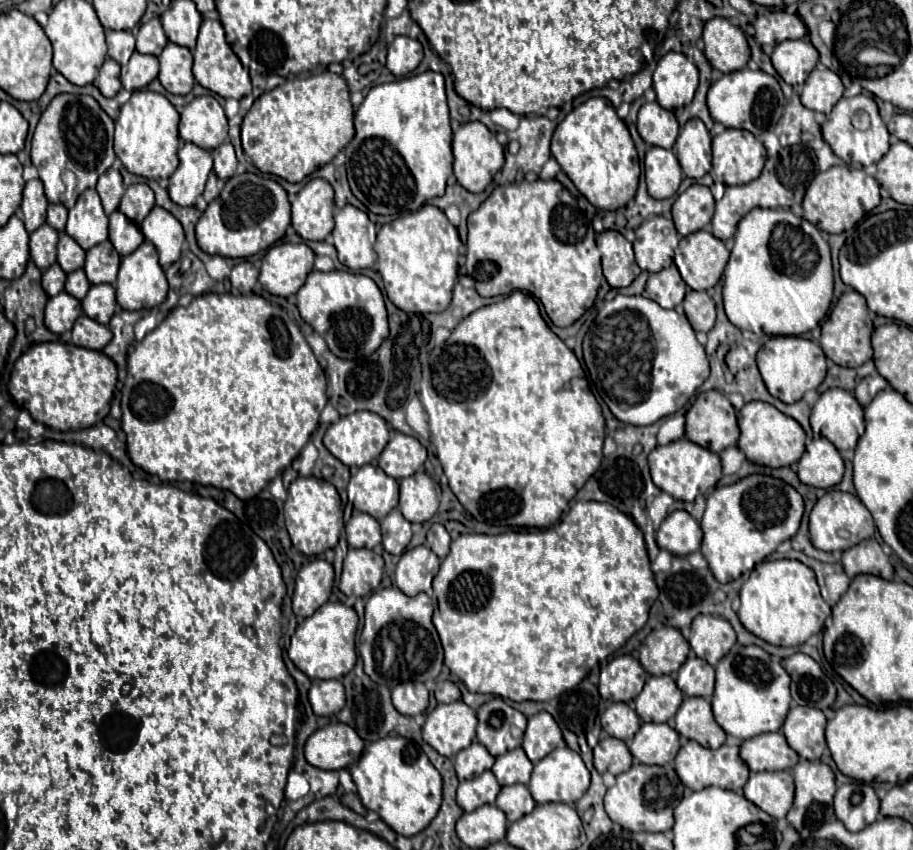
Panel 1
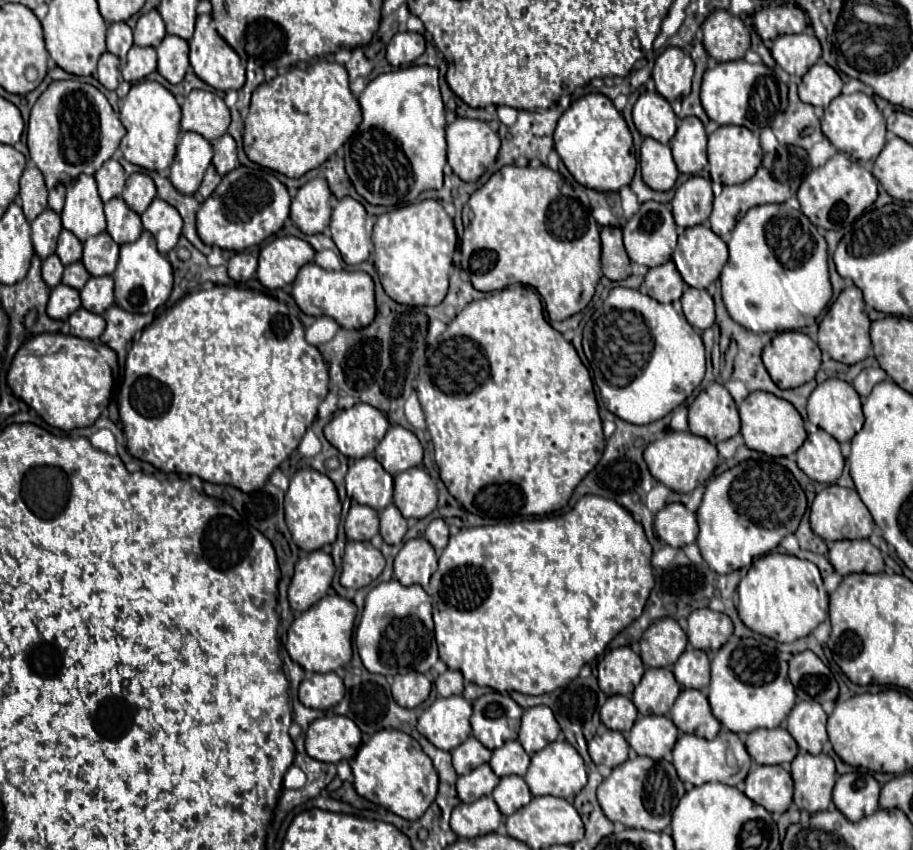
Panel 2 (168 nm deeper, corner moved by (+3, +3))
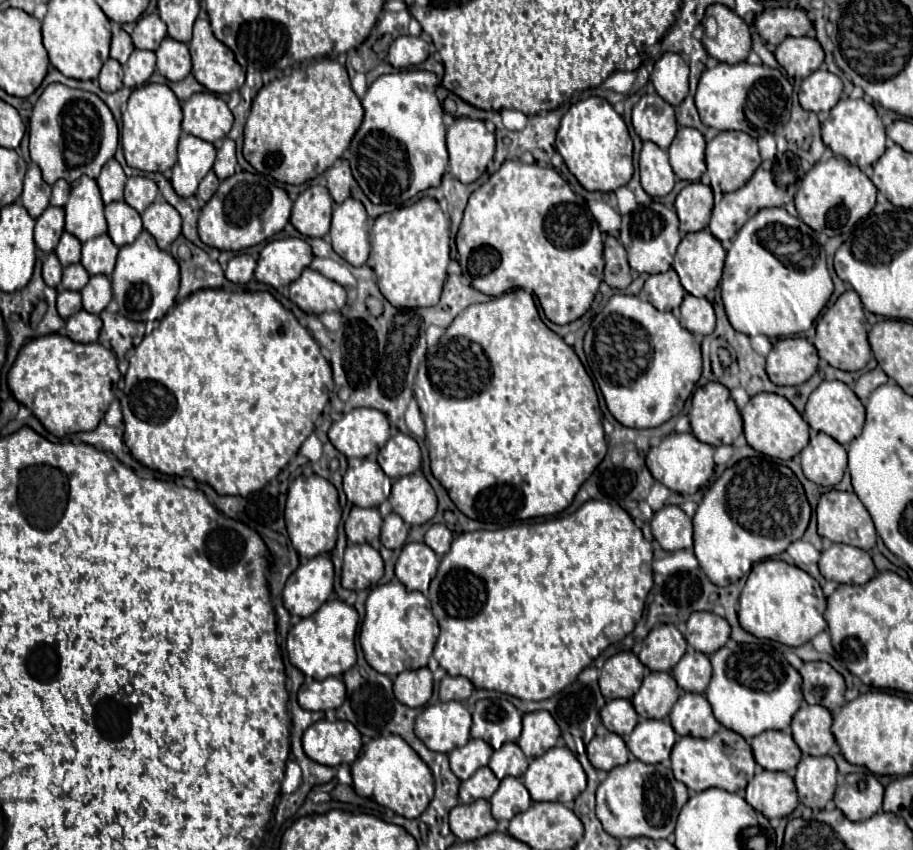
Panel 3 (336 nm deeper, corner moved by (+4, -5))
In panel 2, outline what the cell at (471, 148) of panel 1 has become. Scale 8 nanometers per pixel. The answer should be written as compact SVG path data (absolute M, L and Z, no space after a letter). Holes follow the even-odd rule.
M457 117L447 125L447 161L463 181L477 181L499 153L499 137L489 123Z

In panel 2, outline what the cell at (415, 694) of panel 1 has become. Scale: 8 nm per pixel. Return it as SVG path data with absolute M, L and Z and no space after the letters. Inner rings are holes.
M405 673L395 675L395 681L391 685L393 699L407 709L413 709L421 705L429 693L431 693L431 681L423 673Z

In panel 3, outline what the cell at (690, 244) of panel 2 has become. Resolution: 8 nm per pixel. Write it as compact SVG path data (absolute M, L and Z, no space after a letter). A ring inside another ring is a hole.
M708 229L688 233L674 255L672 268L679 276L682 287L694 297L704 297L716 289L722 277L726 251Z

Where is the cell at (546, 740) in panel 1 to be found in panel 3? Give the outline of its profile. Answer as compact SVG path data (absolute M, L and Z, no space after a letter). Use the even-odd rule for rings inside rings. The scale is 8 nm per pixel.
M534 711L522 717L522 735L518 745L528 759L544 755L556 745L558 737L560 729L548 711Z

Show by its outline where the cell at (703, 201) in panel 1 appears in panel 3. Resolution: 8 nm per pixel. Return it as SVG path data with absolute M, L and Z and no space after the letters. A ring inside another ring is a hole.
M702 183L686 185L674 203L676 215L680 219L680 233L686 235L690 231L702 231L708 227L712 213L712 189Z

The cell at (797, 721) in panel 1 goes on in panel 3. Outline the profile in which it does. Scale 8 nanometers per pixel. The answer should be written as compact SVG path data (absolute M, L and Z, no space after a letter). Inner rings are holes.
M802 700L798 713L792 719L792 737L802 753L806 755L826 755L836 743L832 733L832 715L821 705L809 705Z

